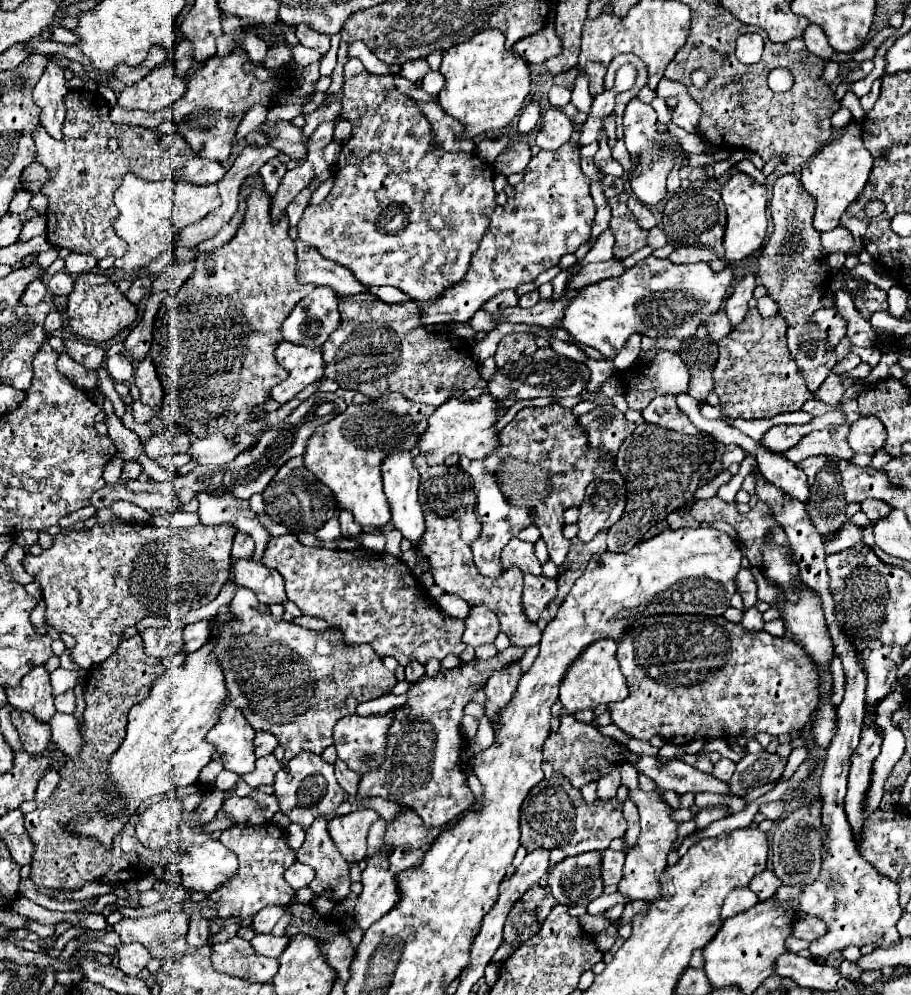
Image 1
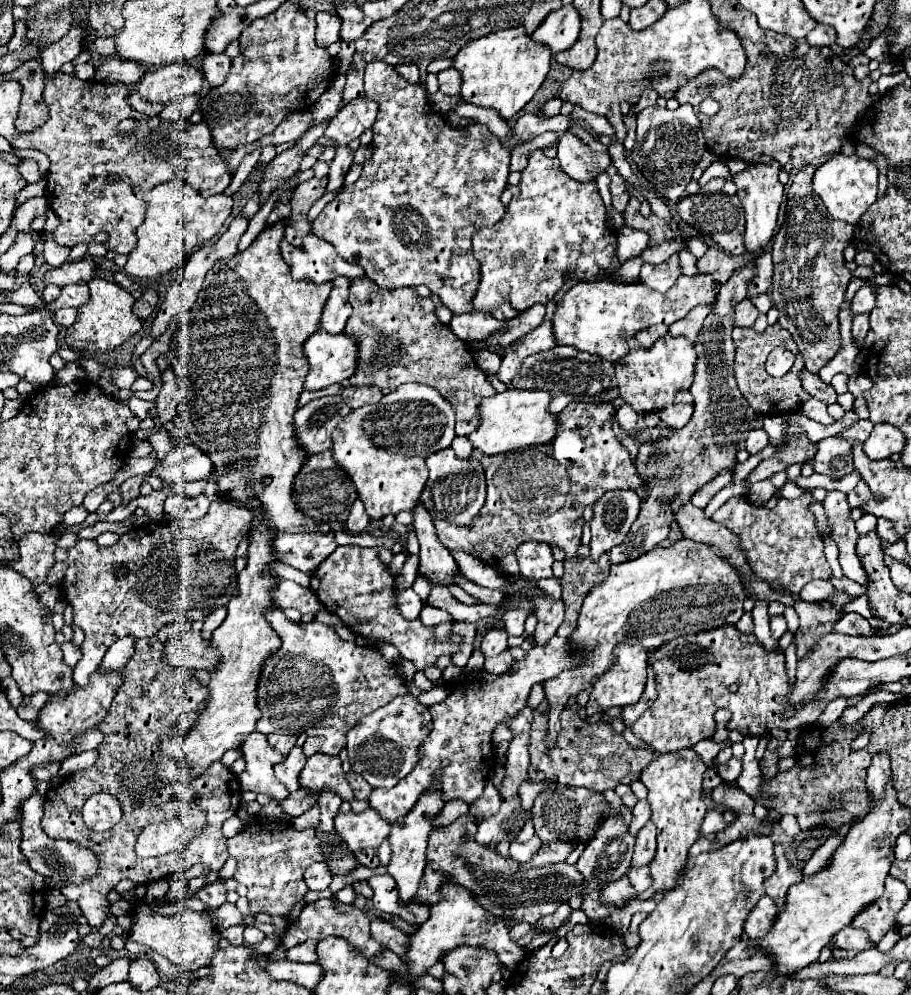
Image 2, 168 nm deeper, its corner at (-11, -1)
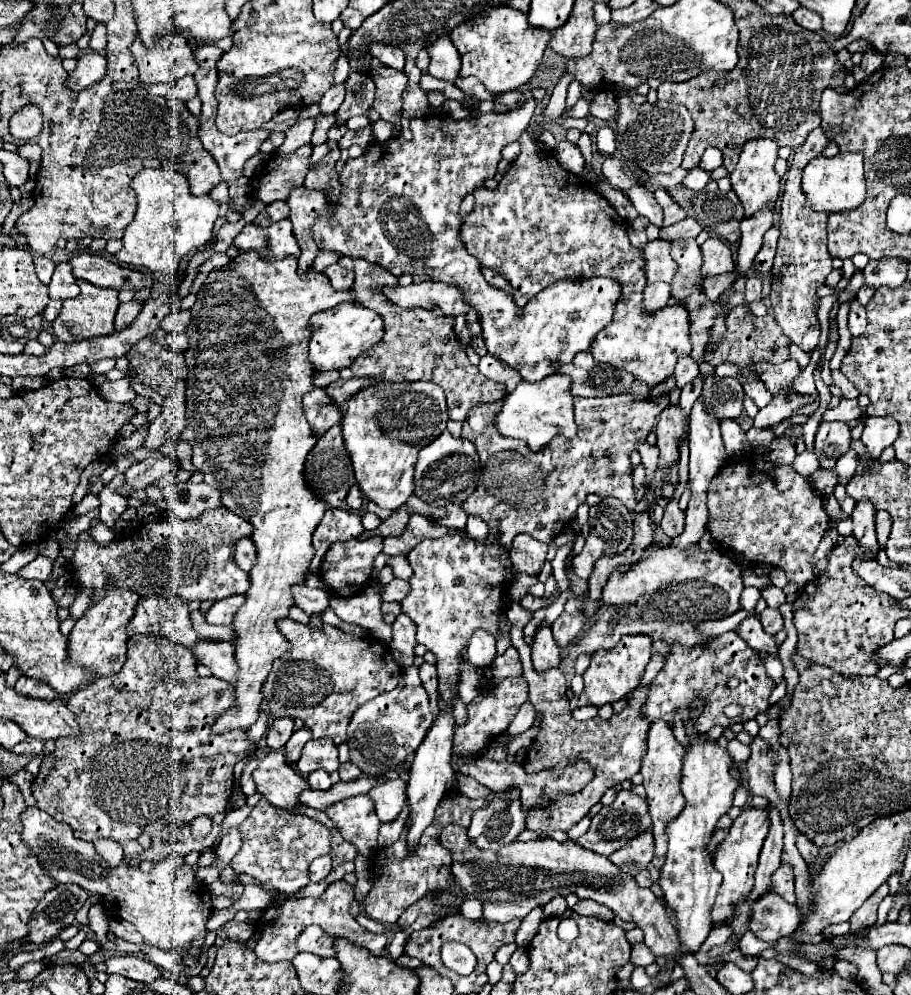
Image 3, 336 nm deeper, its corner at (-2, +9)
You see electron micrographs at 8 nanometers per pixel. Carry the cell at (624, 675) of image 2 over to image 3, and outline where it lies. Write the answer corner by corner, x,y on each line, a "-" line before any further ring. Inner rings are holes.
626,635
612,649
600,649
592,655
590,667
584,671
584,691
578,697
578,707
594,705
602,707
606,703
616,703
626,697
626,693
634,691
640,685
644,669
650,661
650,645
652,639
646,635

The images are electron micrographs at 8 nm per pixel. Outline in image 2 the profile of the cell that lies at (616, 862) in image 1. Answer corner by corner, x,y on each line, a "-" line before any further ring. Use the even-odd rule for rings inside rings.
629,867
627,877
631,879
633,887
635,887
639,893
651,887
651,873
649,873
649,867

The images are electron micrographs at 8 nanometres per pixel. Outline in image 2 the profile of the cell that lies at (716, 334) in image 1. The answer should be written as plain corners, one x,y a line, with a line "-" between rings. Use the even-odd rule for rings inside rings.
743,299
735,307
735,325
737,327
751,327
759,315
761,315
759,309
749,299

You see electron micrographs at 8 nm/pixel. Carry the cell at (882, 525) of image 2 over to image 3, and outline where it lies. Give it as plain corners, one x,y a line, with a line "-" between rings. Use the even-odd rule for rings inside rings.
876,511
876,535
878,535
880,549
886,547
886,541
888,541
888,535
890,535
890,525
892,525
890,515
886,511

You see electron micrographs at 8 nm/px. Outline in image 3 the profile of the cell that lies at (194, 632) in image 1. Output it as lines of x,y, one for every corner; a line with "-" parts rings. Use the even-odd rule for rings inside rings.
234,595
234,597
226,597
226,599
218,599
214,601
214,605
206,611
206,621
210,625
230,625
234,613
238,611
238,607
244,603
244,595

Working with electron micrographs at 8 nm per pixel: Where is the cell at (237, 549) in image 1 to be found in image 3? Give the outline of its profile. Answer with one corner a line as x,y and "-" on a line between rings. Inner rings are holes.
244,537
242,541
238,541
234,545
234,561
244,571
252,569
252,565
256,563
256,549
254,549
254,543
250,541
250,537

